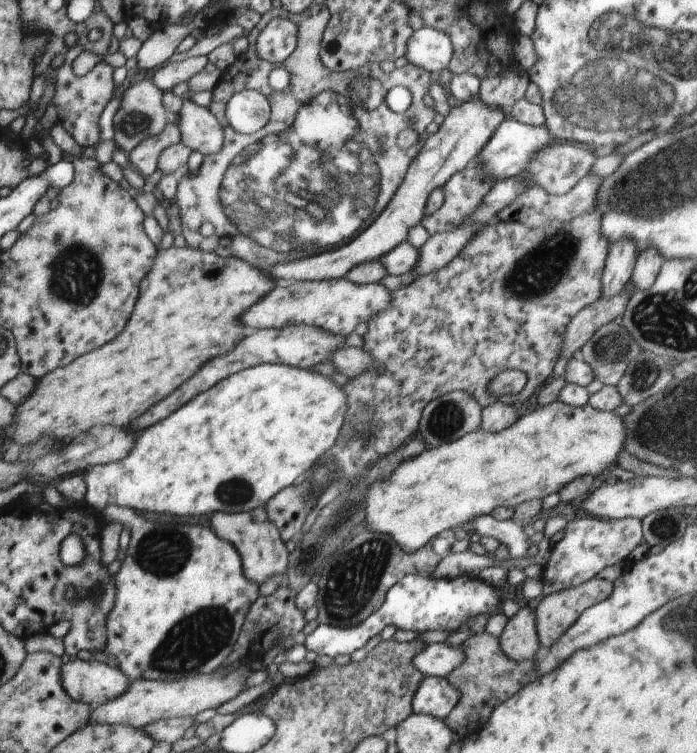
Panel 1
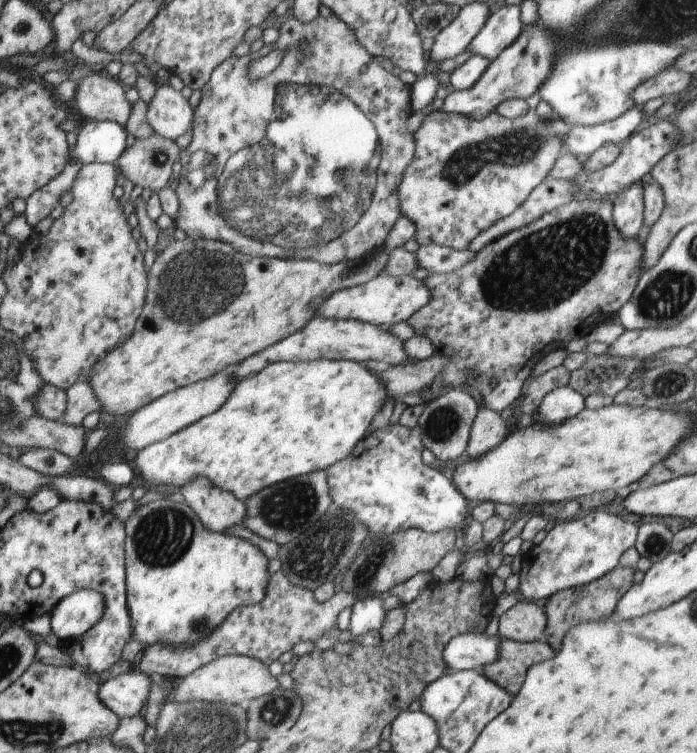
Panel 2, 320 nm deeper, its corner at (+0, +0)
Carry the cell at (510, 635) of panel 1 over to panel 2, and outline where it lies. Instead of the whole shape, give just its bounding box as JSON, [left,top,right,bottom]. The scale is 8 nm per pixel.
[499,599,546,643]

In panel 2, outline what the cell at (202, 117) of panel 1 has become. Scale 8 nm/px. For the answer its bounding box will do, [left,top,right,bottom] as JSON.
[146,86,194,140]

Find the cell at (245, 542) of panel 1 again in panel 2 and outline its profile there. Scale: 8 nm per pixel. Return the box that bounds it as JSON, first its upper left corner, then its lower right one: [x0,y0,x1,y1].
[180,477,245,532]

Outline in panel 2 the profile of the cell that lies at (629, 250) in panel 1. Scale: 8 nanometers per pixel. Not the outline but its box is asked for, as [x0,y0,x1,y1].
[613,183,644,238]

